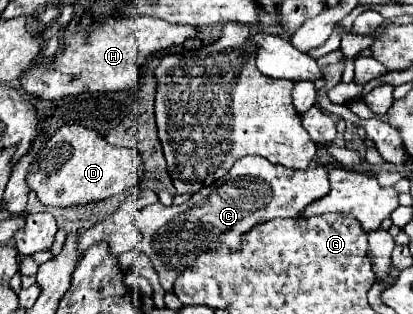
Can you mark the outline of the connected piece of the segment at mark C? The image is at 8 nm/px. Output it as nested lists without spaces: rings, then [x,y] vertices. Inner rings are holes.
[[[245,156],[245,158],[237,160],[237,164],[231,168],[231,176],[219,178],[211,186],[201,188],[187,202],[183,202],[179,206],[163,206],[159,202],[145,206],[137,216],[137,226],[143,234],[143,240],[137,244],[137,250],[147,254],[155,272],[159,274],[159,282],[161,282],[163,290],[171,292],[177,276],[185,268],[193,266],[197,256],[201,256],[205,252],[213,252],[219,246],[227,246],[231,252],[237,252],[241,248],[245,234],[253,226],[263,224],[273,218],[299,218],[301,210],[307,204],[311,204],[313,200],[317,200],[317,196],[323,196],[327,190],[329,190],[329,180],[327,180],[327,170],[323,166],[309,168],[309,170],[291,170],[285,166],[271,164],[269,160],[265,160],[261,156]]]

